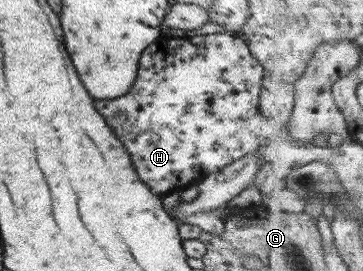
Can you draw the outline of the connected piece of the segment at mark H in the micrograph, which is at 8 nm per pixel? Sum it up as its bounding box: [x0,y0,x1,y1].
[93,32,289,196]

